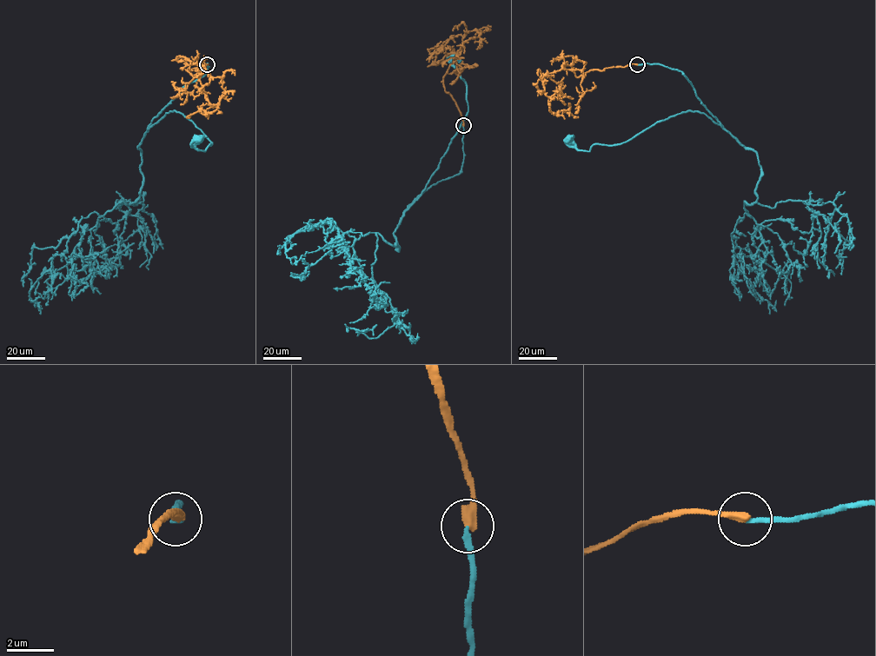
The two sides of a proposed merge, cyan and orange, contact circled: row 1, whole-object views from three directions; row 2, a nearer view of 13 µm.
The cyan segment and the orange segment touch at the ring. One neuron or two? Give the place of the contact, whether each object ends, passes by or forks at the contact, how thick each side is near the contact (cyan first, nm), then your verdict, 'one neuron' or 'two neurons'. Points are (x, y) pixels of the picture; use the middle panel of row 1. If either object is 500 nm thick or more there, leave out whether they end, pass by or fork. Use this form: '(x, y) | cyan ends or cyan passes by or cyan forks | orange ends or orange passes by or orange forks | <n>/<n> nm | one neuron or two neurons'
(463, 125) | cyan ends | orange ends | 200/420 nm | two neurons

